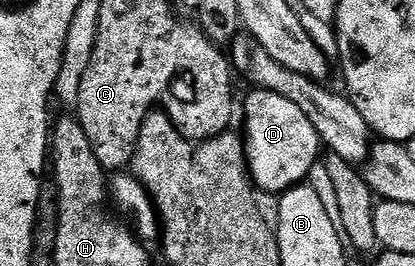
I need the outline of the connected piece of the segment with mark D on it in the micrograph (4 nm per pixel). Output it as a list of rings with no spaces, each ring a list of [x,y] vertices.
[[[260,88],[252,91],[254,94],[245,102],[245,134],[243,133],[243,145],[247,159],[247,169],[252,181],[258,187],[270,190],[274,196],[289,190],[292,186],[300,186],[306,181],[305,178],[313,170],[313,165],[322,157],[323,143],[317,135],[316,128],[305,113],[296,106],[289,98],[279,96],[270,90]]]

